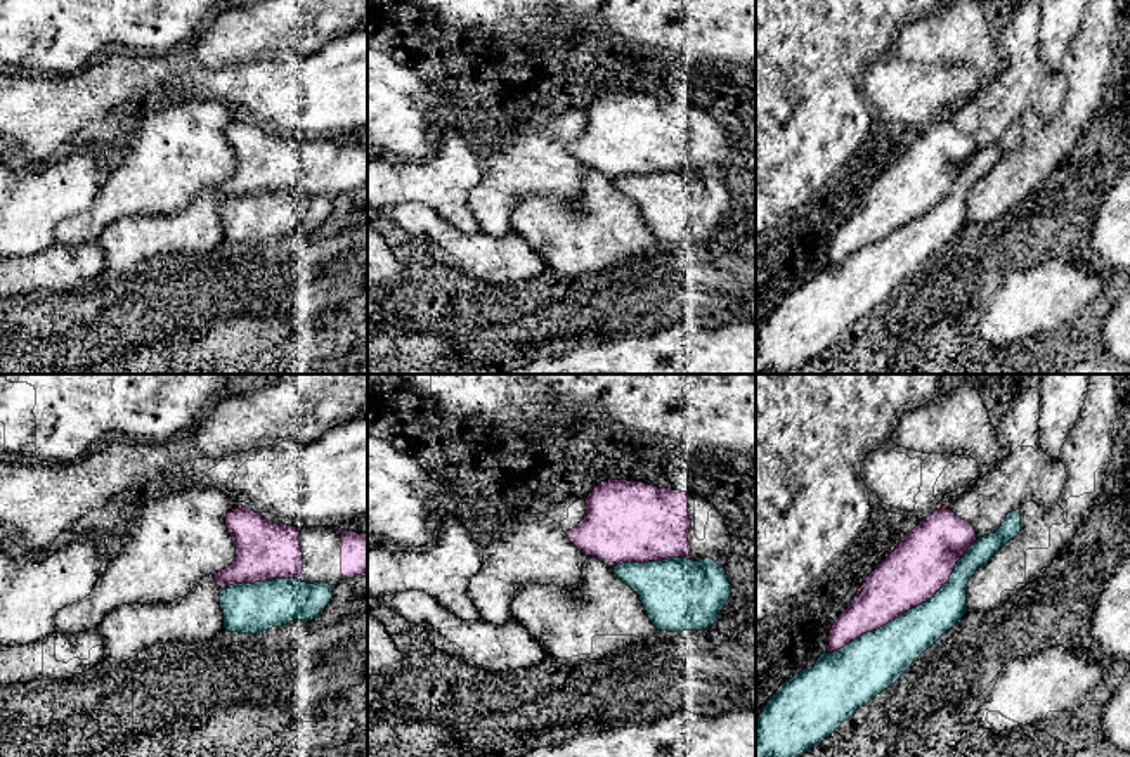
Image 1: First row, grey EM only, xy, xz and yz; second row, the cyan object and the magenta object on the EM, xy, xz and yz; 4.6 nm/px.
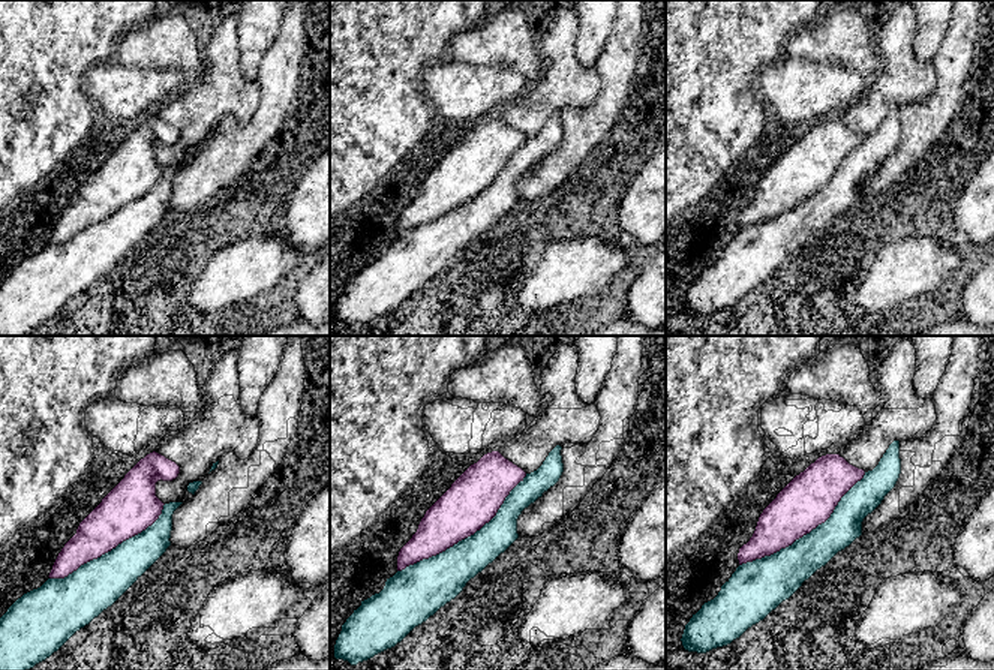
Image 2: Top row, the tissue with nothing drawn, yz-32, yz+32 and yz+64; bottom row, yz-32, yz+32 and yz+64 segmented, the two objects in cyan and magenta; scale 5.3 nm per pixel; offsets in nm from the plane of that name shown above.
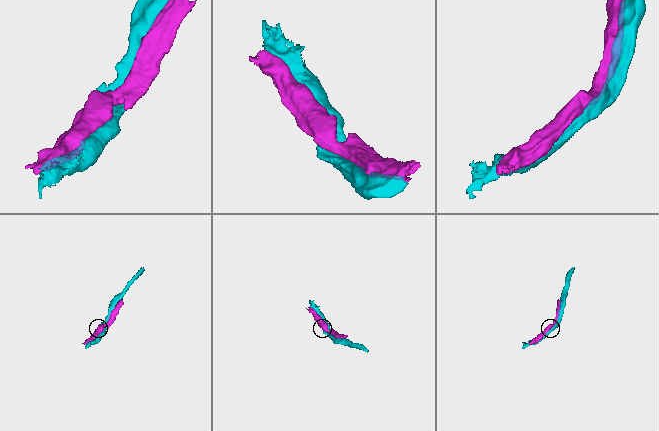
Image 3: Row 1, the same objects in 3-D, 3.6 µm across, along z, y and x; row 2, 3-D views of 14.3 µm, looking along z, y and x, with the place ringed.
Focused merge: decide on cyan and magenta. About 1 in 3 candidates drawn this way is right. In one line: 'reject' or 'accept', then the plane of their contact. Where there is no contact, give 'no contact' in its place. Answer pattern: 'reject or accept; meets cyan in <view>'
reject; meets cyan in yz

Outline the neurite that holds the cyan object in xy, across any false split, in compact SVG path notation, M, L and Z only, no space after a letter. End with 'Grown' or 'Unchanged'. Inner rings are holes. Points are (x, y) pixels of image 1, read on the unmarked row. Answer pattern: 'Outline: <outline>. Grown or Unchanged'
Outline: M276 191L234 196L220 203L224 241L257 246L293 232L314 232L331 213L333 197L307 196L298 191Z. Unchanged

